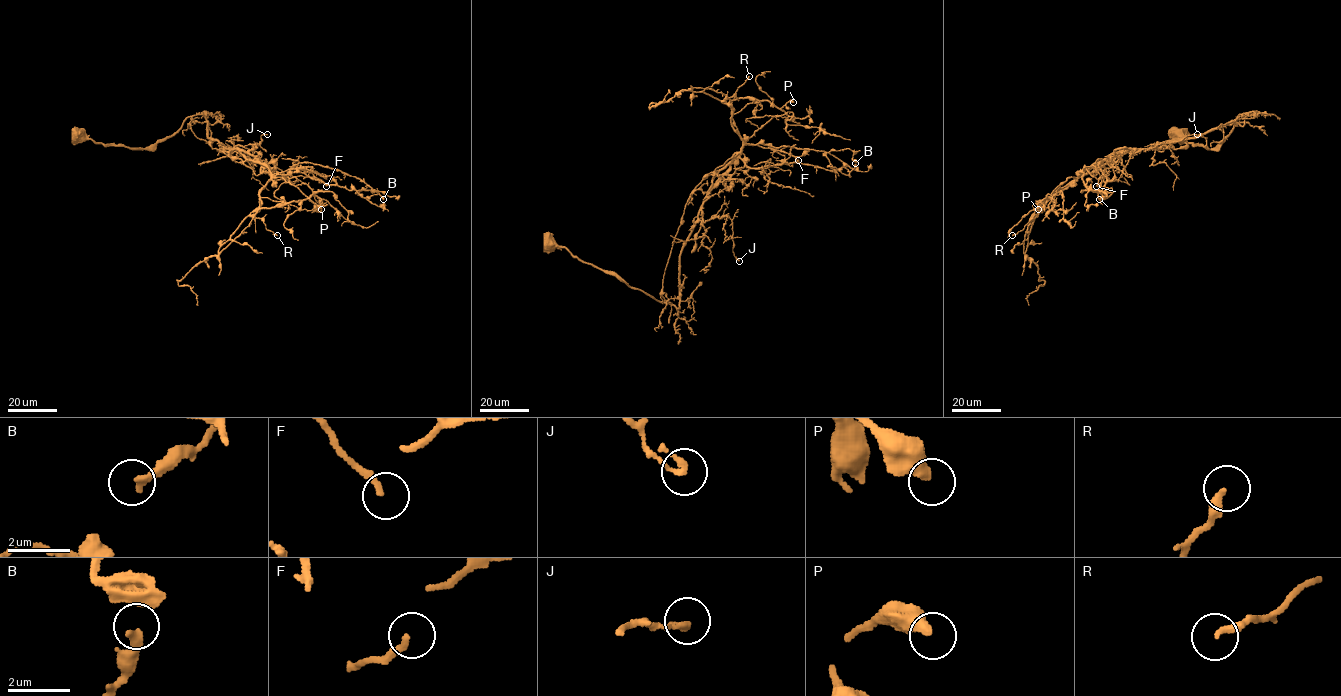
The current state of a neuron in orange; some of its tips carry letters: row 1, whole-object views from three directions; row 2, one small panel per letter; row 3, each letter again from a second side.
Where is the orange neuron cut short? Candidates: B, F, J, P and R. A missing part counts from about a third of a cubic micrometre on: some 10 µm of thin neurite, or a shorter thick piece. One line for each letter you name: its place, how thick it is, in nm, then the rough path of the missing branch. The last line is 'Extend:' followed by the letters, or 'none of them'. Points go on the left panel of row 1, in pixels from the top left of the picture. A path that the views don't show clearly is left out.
Extend: none of them

